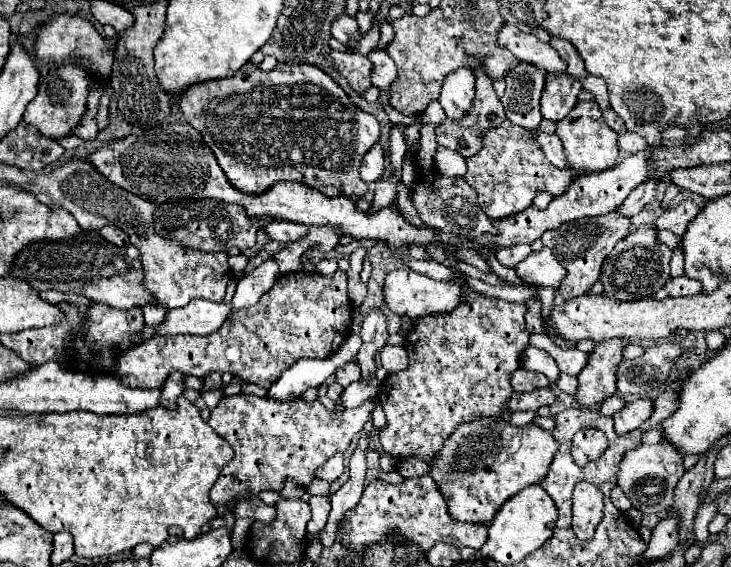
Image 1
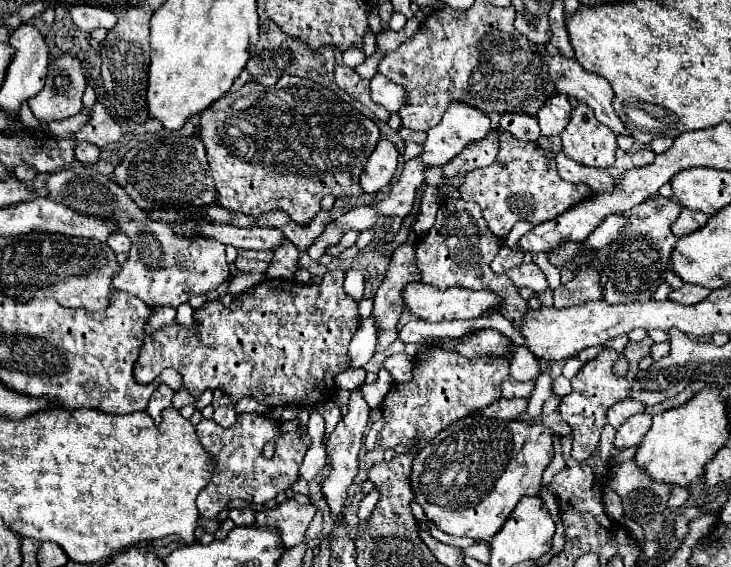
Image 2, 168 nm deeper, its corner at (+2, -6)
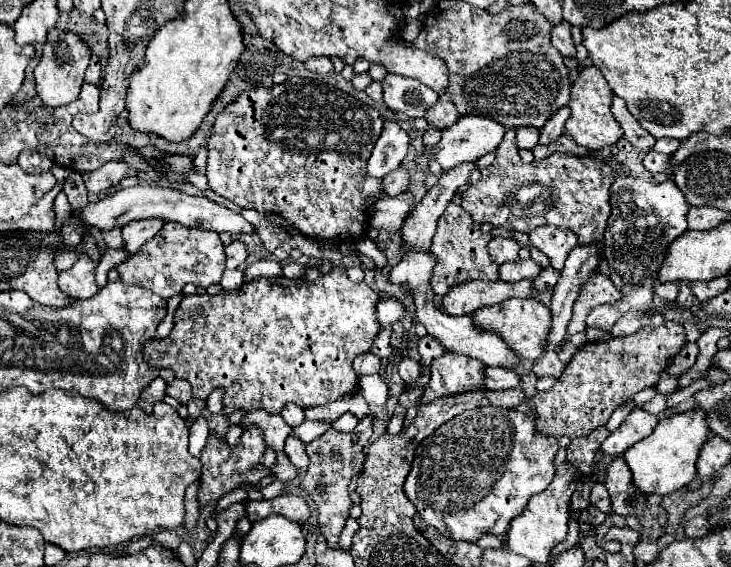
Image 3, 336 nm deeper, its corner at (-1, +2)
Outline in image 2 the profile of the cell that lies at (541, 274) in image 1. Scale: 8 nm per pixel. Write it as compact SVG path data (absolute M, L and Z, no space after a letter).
M521 263L519 269L515 267L515 269L507 271L507 277L513 281L515 287L529 287L535 293L543 293L549 289L547 277L537 263Z

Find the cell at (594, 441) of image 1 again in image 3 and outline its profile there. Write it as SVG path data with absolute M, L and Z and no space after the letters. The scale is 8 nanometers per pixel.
M664 321L658 327L644 327L626 337L584 343L562 371L562 377L548 391L538 391L528 405L536 411L536 433L544 437L584 437L596 427L608 423L614 409L628 403L638 391L656 387L660 373L666 371L668 359L686 345L684 327L676 321Z

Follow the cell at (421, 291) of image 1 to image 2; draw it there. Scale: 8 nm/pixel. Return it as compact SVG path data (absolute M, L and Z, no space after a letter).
M411 283L405 285L403 289L403 299L405 299L405 307L419 319L423 321L455 321L455 319L475 319L481 317L481 313L493 309L501 297L497 297L491 291L471 291L471 289L459 289L459 287L451 287L451 289L435 289L431 285L423 285L423 283Z

